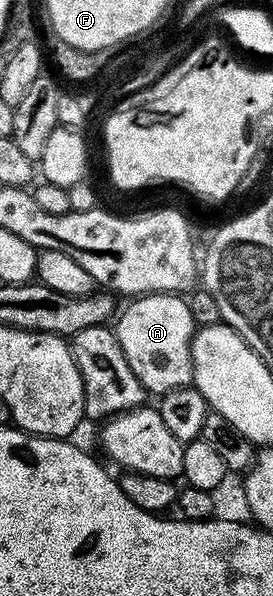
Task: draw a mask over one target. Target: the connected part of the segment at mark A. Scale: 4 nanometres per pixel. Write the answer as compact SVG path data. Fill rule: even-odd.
M149 292L147 296L138 296L124 313L119 313L114 324L118 338L118 346L122 346L122 354L126 354L126 362L130 362L130 370L138 374L138 382L142 382L145 393L163 394L170 390L186 388L192 384L192 335L198 325L190 314L190 306L183 295L170 292Z

